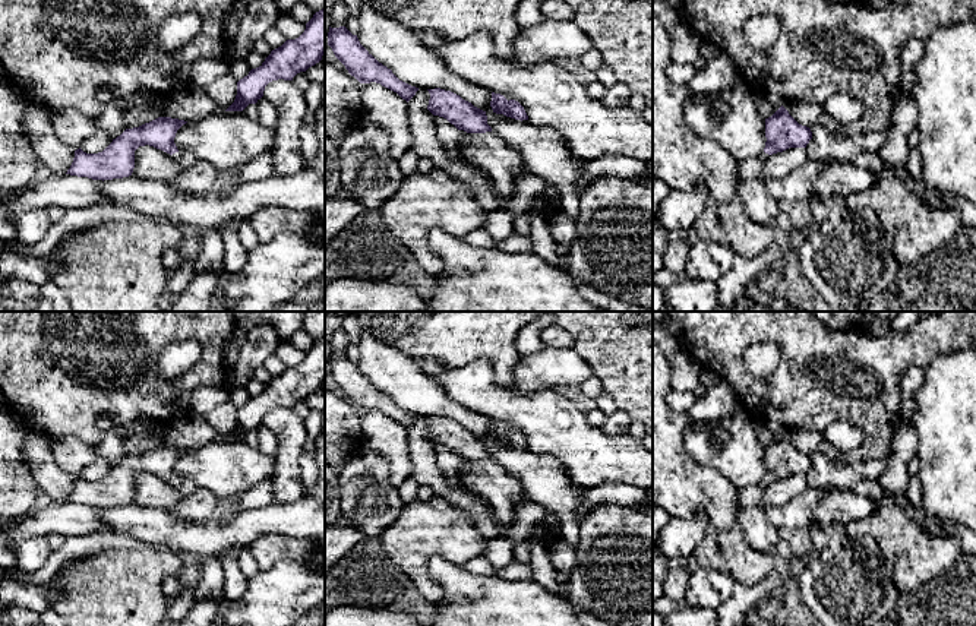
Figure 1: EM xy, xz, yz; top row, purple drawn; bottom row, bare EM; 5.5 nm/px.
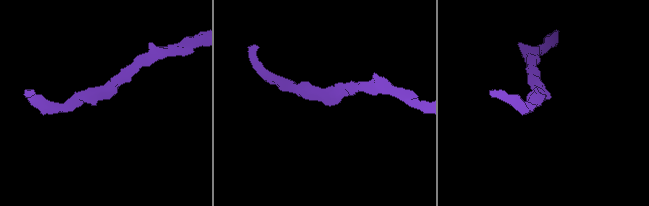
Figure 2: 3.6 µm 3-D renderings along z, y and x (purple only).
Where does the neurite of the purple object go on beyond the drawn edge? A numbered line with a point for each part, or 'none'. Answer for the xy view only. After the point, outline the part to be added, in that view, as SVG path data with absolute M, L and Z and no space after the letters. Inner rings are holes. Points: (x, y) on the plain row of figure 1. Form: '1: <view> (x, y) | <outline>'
1: xy (183, 486) | M183 478L173 481L173 486L176 487L177 491L180 491L184 496L189 496L196 489L193 483Z

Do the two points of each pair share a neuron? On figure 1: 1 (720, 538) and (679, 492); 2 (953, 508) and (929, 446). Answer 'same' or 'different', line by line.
1: same
2: same

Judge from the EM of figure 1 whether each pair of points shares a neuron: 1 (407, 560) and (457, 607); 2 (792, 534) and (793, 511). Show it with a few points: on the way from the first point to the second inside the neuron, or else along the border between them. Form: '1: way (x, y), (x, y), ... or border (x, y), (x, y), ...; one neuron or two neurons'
1: border (428, 563), (429, 578), (442, 591), (438, 603); two neurons
2: border (780, 527), (808, 528); two neurons

